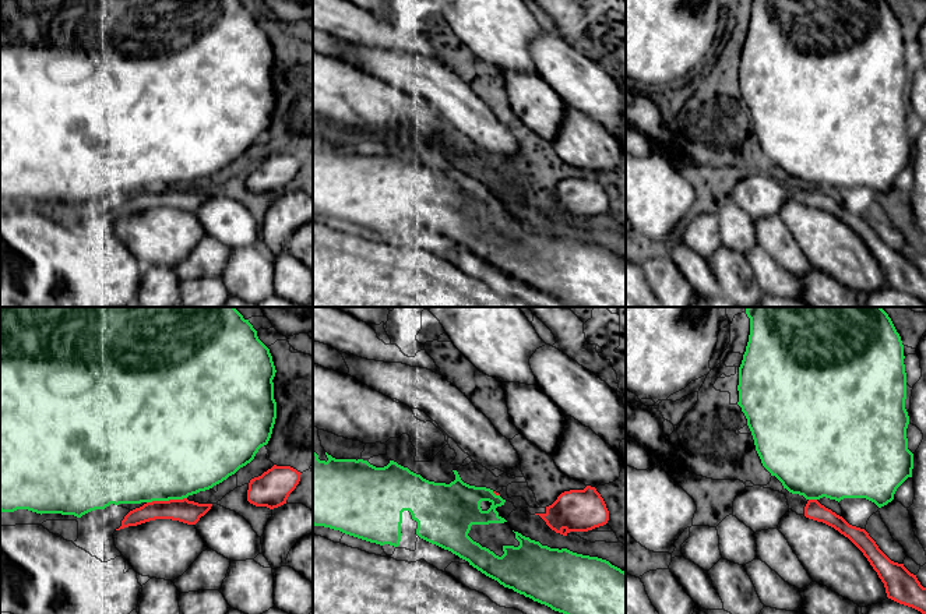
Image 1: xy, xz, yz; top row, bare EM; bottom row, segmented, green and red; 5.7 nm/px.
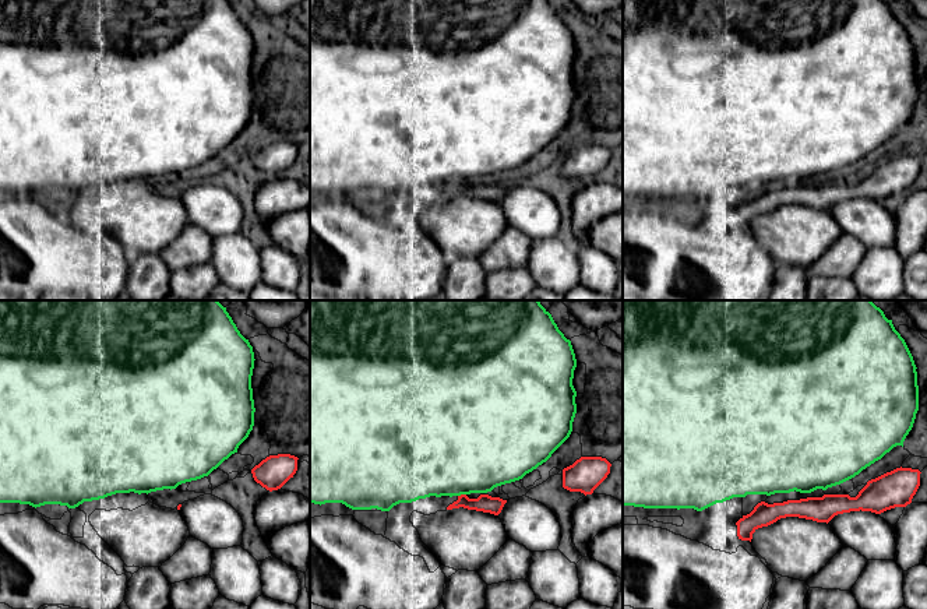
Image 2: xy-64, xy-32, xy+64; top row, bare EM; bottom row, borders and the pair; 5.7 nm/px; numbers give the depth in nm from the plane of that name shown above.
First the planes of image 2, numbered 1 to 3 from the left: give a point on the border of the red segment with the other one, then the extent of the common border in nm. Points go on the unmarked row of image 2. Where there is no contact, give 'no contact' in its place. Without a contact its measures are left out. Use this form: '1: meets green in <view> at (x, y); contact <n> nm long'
1: no contact
2: meets green in xy-32 at (461, 180); contact 50 nm long
3: no contact

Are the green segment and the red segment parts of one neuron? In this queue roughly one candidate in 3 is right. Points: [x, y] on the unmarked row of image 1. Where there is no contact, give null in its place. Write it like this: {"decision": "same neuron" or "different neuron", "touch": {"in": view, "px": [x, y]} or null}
{"decision": "different neuron", "touch": {"in": "xy", "px": [166, 187]}}

